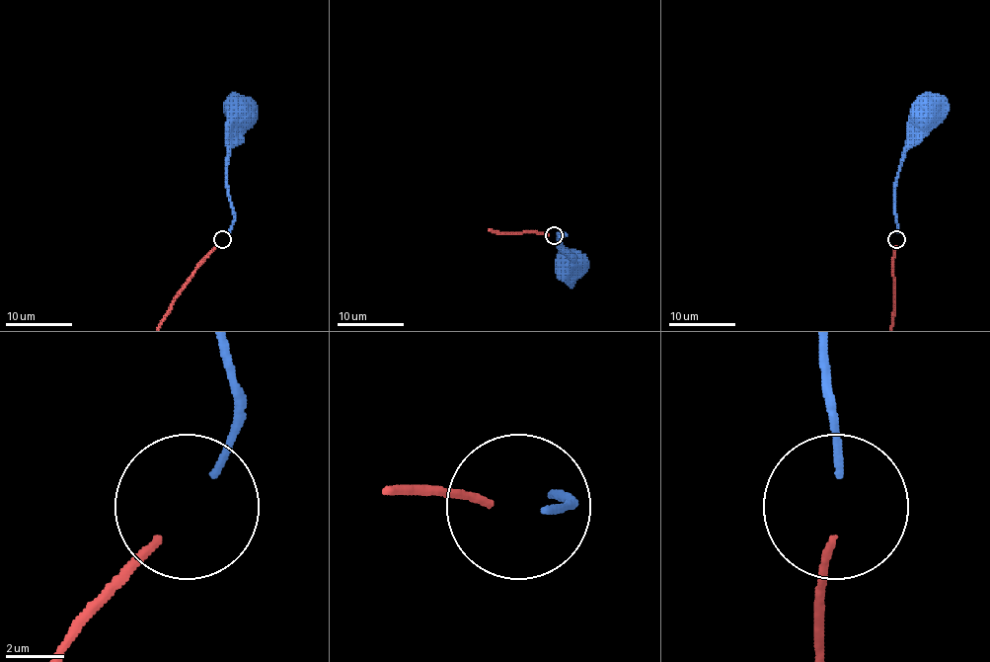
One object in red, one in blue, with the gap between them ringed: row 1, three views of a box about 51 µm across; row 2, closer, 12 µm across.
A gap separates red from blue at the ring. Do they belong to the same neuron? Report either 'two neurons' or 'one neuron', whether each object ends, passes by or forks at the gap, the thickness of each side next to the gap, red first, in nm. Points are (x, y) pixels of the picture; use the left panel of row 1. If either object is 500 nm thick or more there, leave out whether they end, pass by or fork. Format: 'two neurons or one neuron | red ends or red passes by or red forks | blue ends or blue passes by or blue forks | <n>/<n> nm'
one neuron | red ends | blue ends | 260/280 nm

